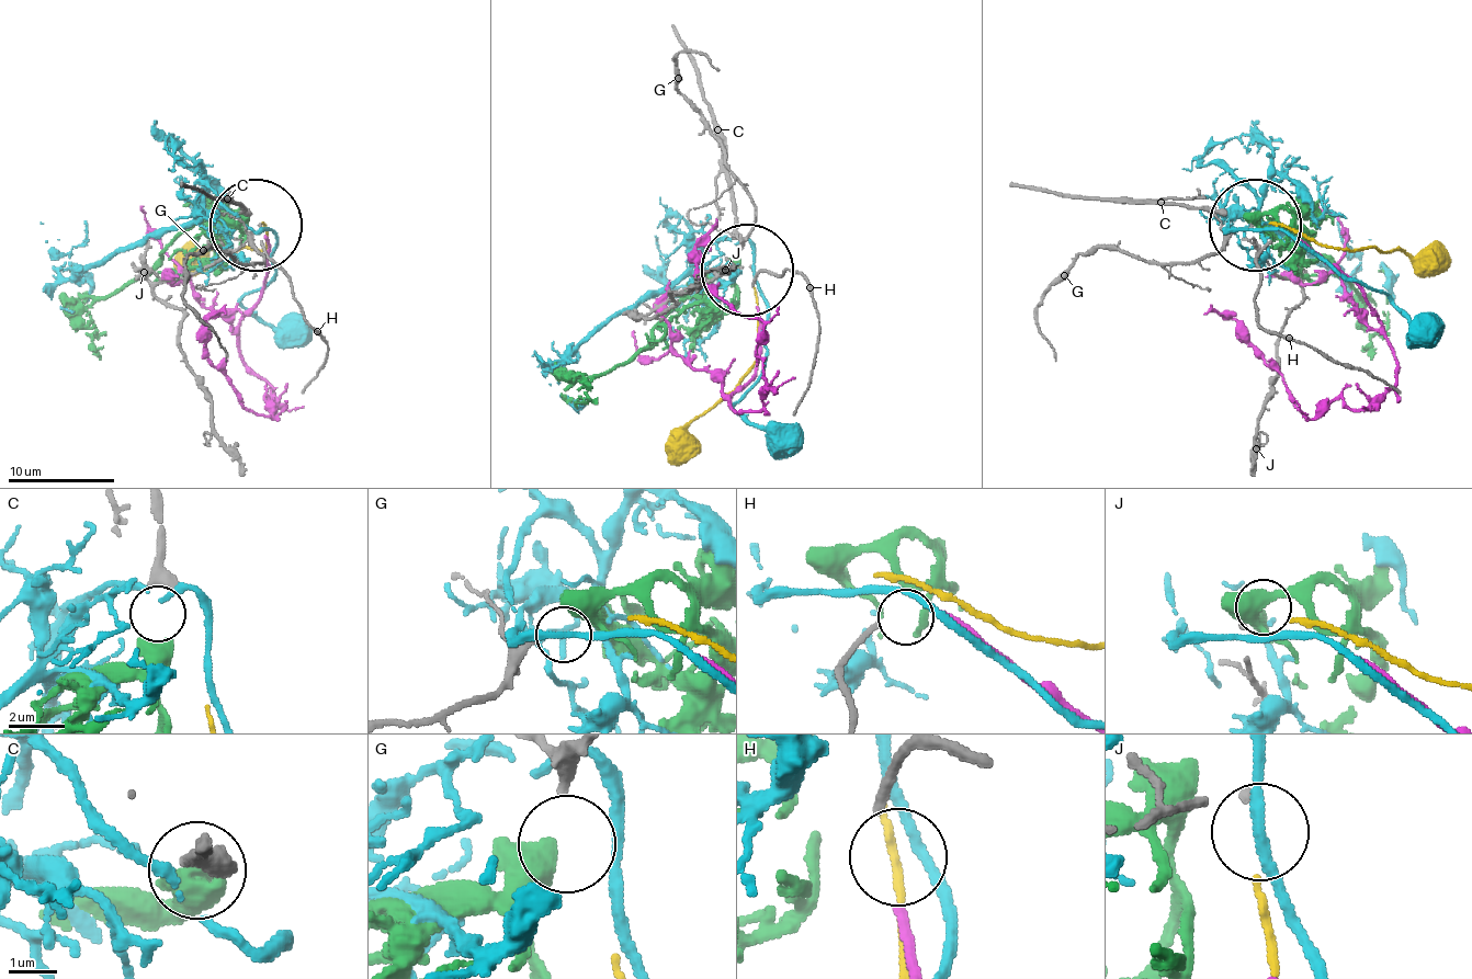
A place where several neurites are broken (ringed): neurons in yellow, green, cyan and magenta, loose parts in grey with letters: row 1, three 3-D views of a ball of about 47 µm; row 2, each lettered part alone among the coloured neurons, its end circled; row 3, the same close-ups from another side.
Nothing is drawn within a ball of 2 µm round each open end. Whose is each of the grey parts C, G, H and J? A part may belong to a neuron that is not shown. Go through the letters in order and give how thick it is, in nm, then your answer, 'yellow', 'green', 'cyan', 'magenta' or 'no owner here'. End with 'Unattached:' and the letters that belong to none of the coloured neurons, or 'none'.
C: calibre 550 nm; green
G: calibre 240 nm; no owner here
H: calibre 190 nm; magenta
J: calibre 120 nm; yellow
Unattached: G

